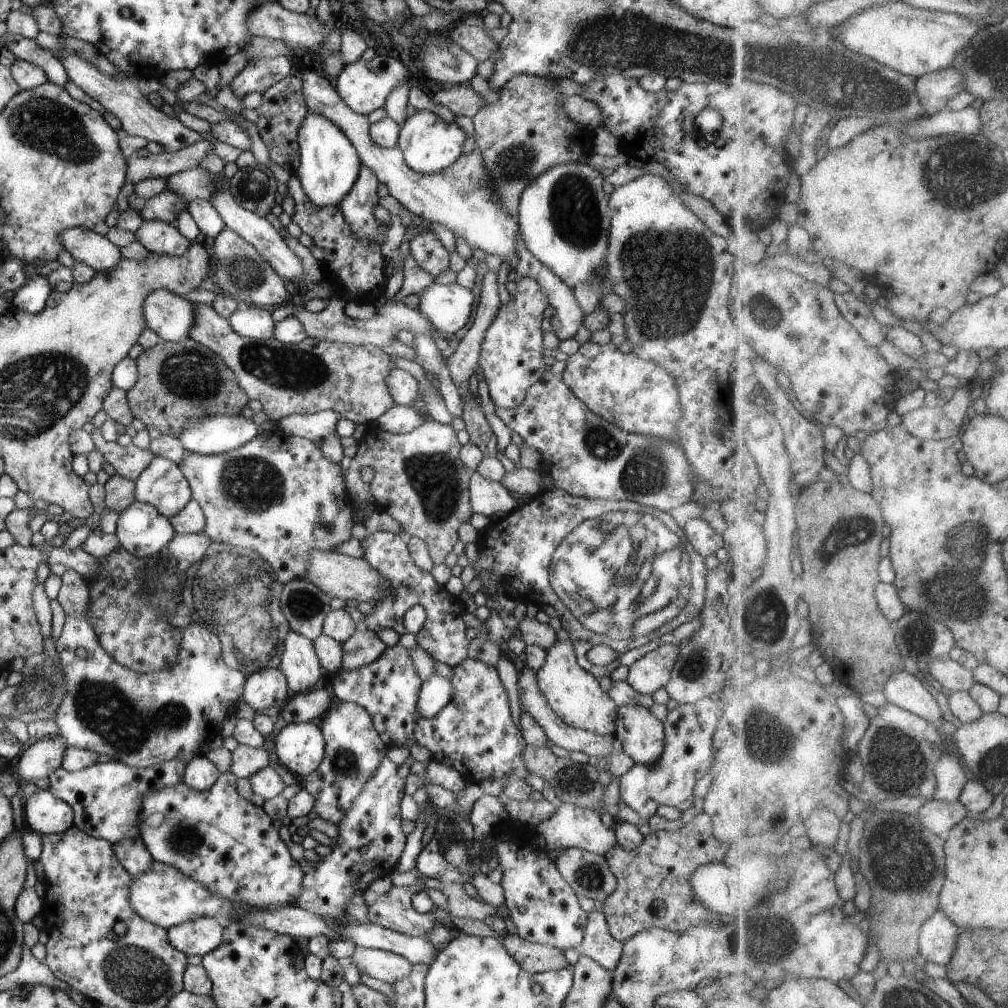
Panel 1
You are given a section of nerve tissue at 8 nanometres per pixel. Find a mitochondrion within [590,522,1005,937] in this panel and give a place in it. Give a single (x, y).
(897, 758)

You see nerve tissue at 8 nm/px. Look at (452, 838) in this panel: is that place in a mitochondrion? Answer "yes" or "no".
no

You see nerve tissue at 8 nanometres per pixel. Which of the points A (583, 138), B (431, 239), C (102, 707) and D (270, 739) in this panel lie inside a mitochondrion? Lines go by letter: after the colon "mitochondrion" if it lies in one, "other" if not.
A: other
B: other
C: mitochondrion
D: other

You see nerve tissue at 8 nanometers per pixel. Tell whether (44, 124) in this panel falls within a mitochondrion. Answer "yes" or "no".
yes

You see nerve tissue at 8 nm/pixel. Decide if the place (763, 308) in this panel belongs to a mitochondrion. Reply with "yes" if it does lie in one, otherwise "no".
yes

